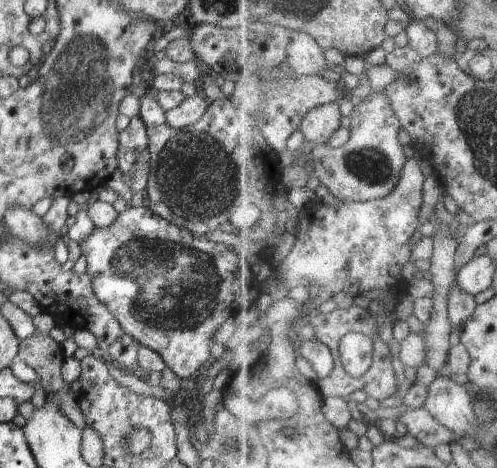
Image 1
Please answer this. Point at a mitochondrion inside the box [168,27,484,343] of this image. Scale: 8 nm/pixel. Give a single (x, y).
(371, 165)

